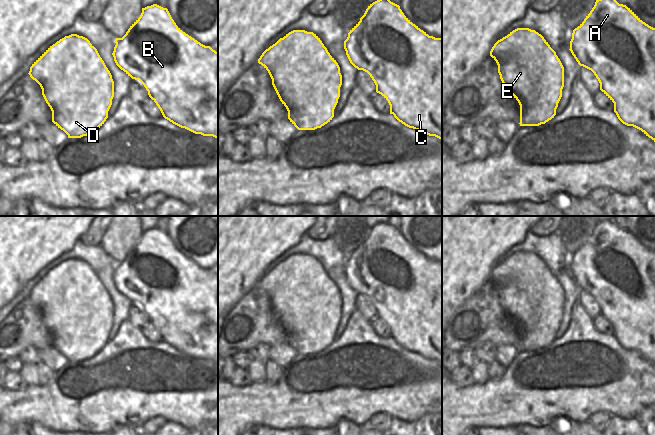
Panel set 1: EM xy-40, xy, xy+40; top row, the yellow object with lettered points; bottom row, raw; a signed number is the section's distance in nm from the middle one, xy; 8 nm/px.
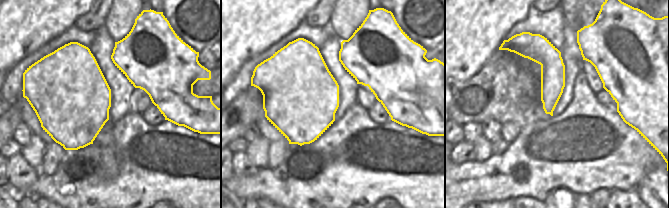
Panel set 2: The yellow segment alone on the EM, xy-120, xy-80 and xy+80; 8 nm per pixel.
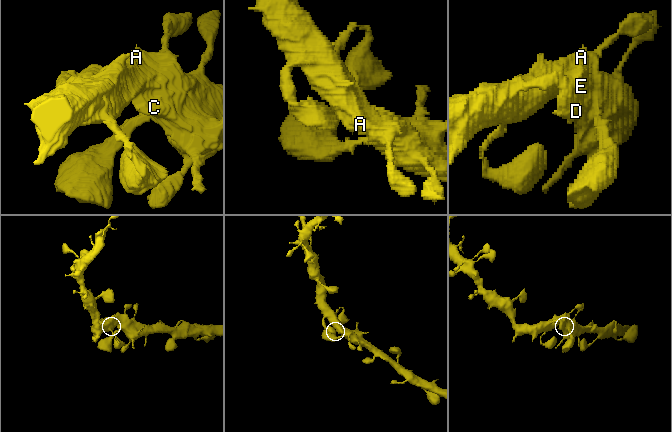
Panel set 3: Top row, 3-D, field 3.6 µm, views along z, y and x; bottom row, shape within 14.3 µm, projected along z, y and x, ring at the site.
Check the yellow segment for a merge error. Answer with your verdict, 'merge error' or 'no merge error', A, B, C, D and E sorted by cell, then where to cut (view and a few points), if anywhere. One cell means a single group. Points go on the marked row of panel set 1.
no merge error; groups A B C D E; cut none

